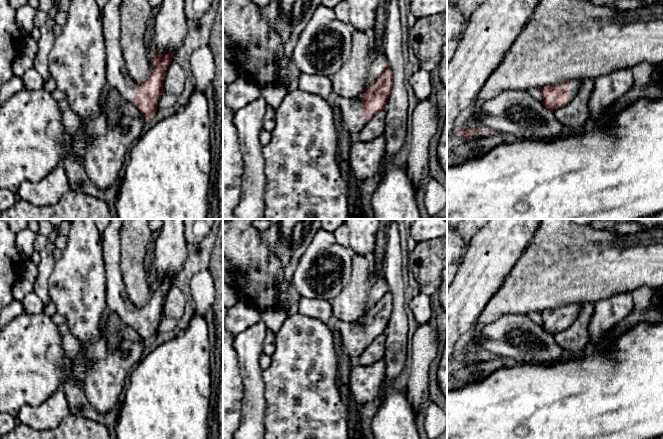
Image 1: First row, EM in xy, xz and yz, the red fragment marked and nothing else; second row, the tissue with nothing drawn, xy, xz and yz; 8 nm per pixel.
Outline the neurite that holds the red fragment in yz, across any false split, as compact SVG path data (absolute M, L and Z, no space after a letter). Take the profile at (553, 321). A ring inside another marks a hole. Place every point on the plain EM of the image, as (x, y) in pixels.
M571 303L541 313L542 328L550 335L565 330L579 315L581 303Z

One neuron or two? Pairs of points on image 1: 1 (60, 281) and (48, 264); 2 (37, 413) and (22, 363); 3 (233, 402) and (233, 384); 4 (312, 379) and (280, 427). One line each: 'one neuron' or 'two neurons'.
1: two neurons
2: two neurons
3: one neuron
4: one neuron

